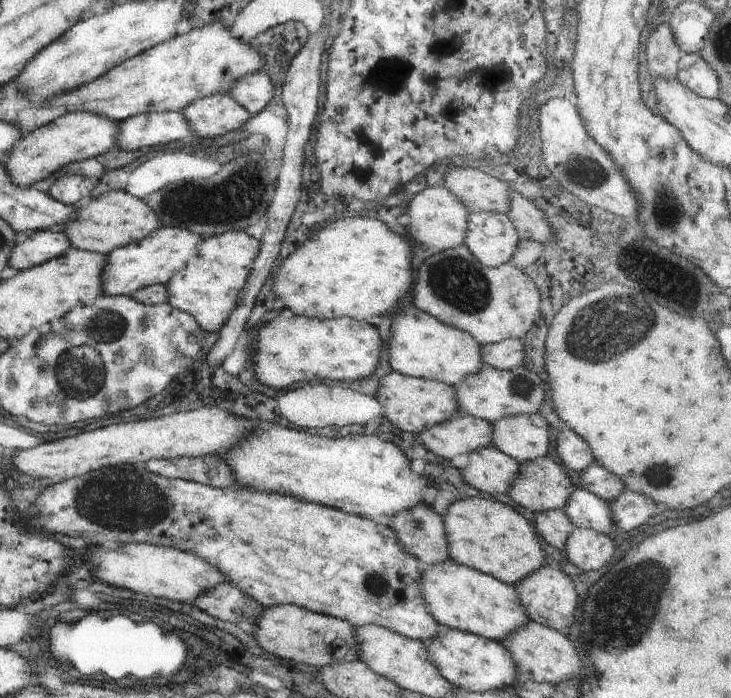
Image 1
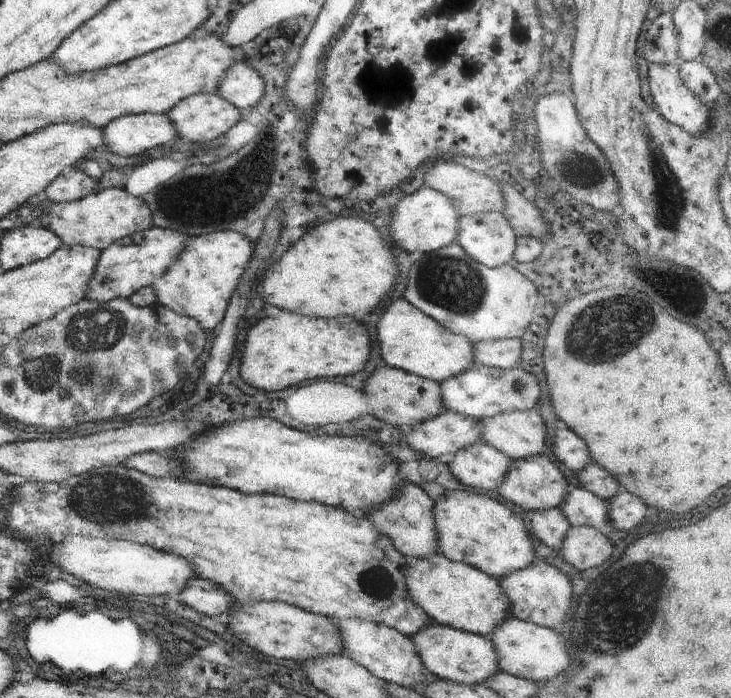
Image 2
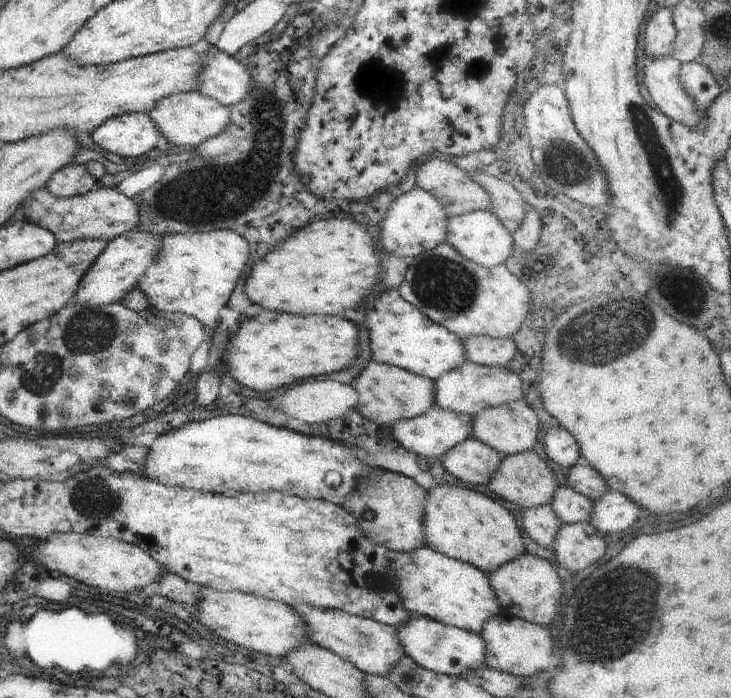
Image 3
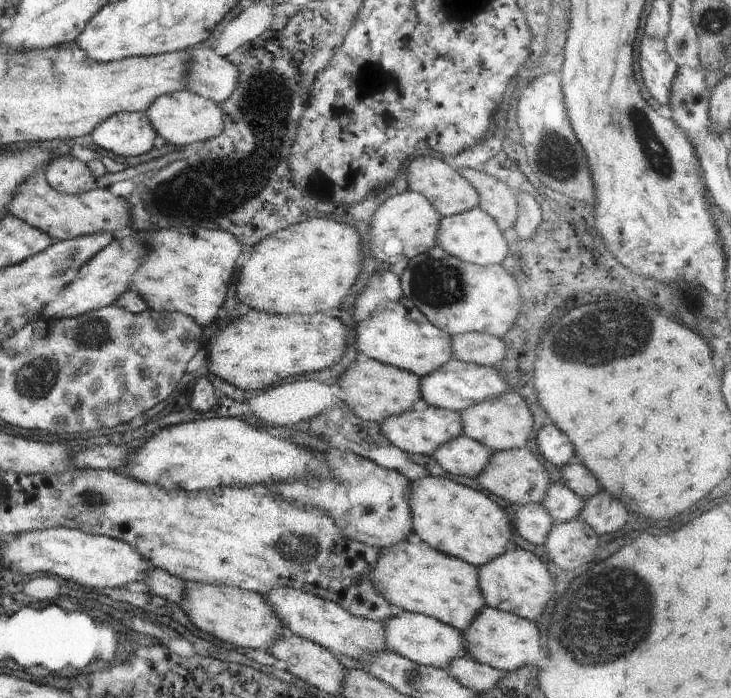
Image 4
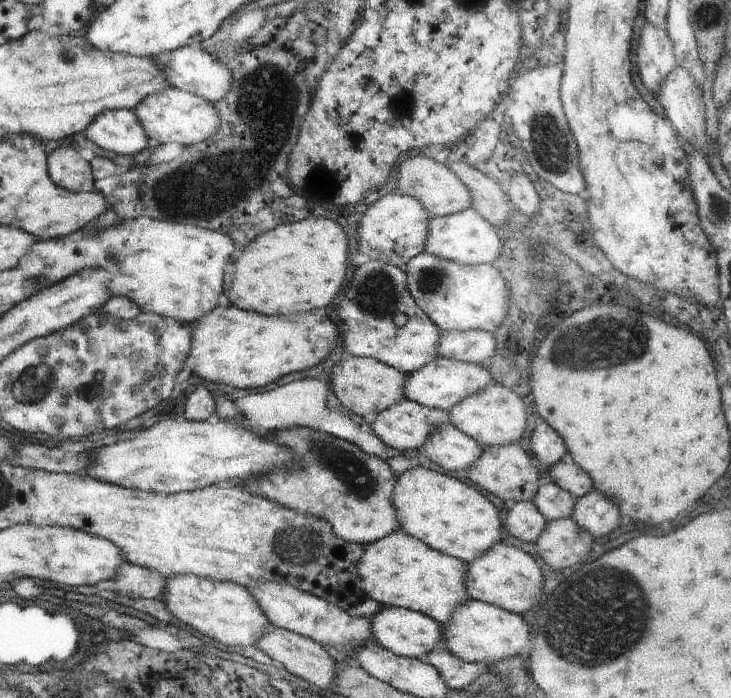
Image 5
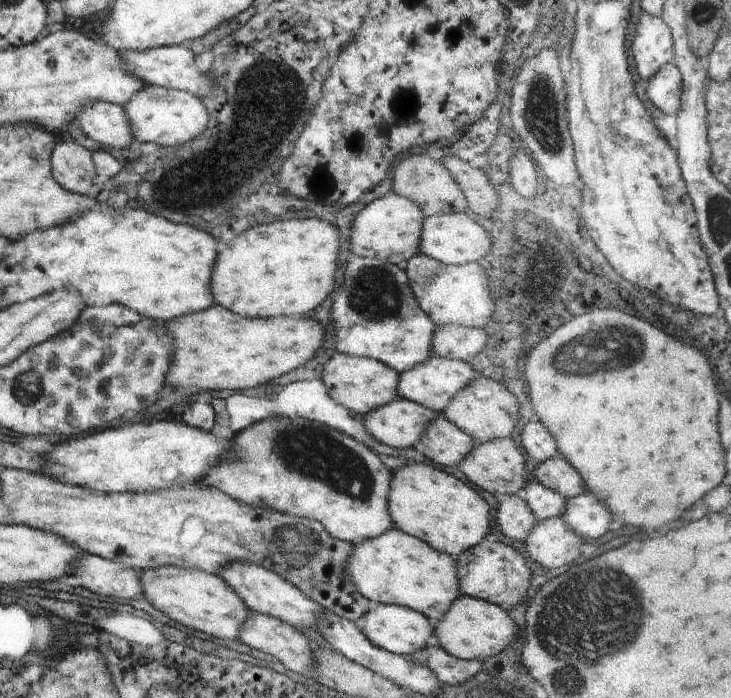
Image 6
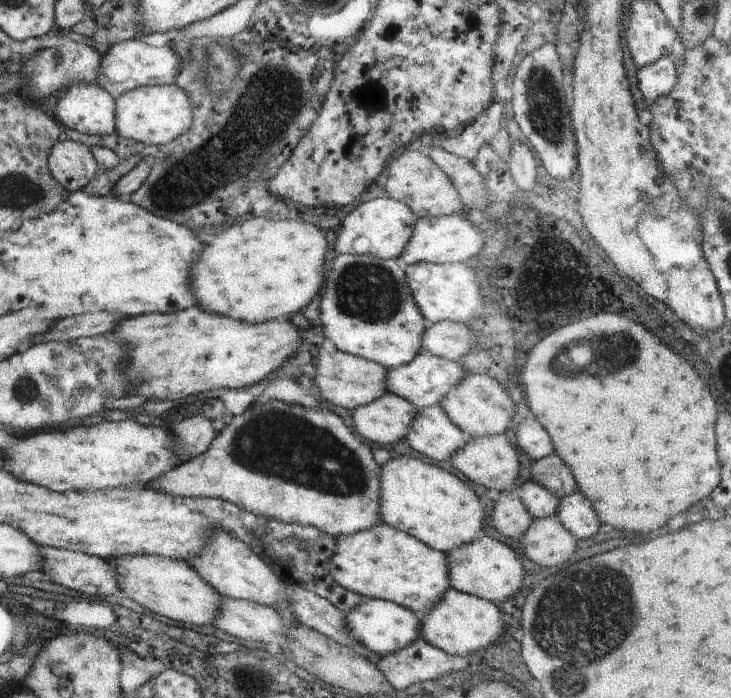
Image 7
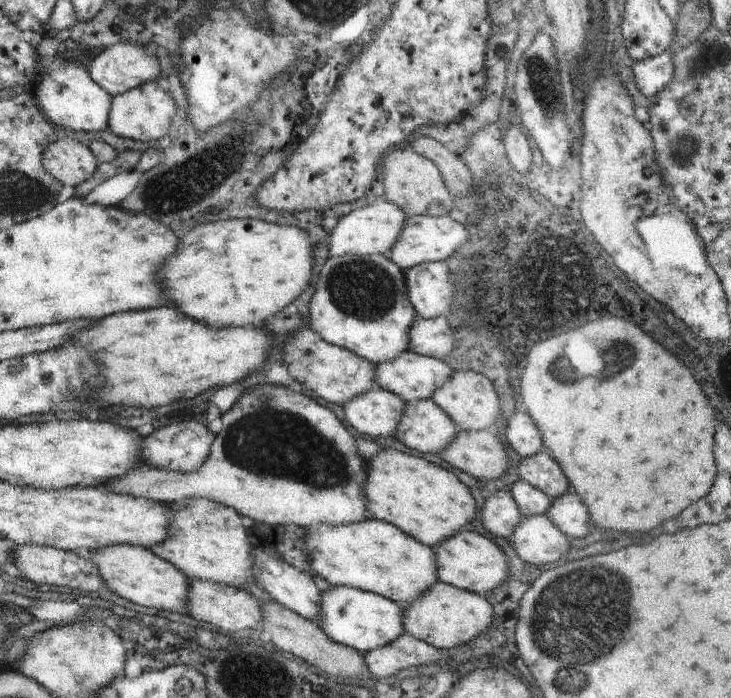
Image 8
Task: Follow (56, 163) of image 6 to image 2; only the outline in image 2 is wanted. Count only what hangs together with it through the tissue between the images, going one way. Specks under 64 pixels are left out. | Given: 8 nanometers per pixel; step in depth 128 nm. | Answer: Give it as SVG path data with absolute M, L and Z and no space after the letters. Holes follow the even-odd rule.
M70 165L45 188L43 195L55 203L65 203L81 199L95 188L95 179L80 168L72 168Z

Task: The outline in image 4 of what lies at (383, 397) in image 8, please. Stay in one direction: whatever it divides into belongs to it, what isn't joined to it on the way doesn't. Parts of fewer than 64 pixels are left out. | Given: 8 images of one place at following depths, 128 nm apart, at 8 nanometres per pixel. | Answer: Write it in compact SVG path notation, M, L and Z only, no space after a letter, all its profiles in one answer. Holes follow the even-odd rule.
M426 405L389 416L378 425L380 432L387 438L390 445L394 445L410 455L432 455L441 444L456 438L463 432L460 412Z

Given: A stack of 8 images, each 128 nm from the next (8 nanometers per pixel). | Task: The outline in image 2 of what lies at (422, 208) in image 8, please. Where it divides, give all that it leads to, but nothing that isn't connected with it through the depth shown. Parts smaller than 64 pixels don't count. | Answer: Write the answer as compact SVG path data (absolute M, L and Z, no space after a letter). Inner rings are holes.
M438 162L423 177L425 179L423 186L445 194L453 202L460 216L503 211L504 199L500 184L456 162Z

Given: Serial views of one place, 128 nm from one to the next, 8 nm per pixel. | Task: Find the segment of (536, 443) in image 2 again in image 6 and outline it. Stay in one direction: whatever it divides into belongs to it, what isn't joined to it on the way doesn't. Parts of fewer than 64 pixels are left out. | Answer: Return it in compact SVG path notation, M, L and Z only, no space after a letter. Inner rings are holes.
M476 376L468 386L460 389L449 402L445 417L472 437L476 444L499 438L508 438L520 417L516 388L484 376Z

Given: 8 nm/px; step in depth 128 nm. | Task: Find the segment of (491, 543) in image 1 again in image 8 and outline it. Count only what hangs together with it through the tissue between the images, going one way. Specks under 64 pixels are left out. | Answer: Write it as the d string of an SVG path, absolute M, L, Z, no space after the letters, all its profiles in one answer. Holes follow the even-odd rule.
M386 447L366 462L369 466L365 484L368 516L397 526L430 548L460 529L471 527L477 505L470 489L452 470L436 466L422 456Z

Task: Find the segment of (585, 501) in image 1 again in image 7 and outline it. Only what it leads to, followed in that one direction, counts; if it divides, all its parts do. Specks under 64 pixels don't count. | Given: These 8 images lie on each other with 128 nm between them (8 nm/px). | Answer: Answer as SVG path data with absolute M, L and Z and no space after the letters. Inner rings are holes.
M528 480L518 485L516 490L532 518L539 519L557 514L560 499L543 486Z

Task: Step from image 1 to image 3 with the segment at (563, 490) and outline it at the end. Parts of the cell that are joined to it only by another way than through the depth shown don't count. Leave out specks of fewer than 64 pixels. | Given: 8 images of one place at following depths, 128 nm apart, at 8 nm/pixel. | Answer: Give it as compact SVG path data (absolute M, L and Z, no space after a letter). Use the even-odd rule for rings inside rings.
M533 450L504 456L487 485L492 494L524 509L549 505L559 486L552 469Z

